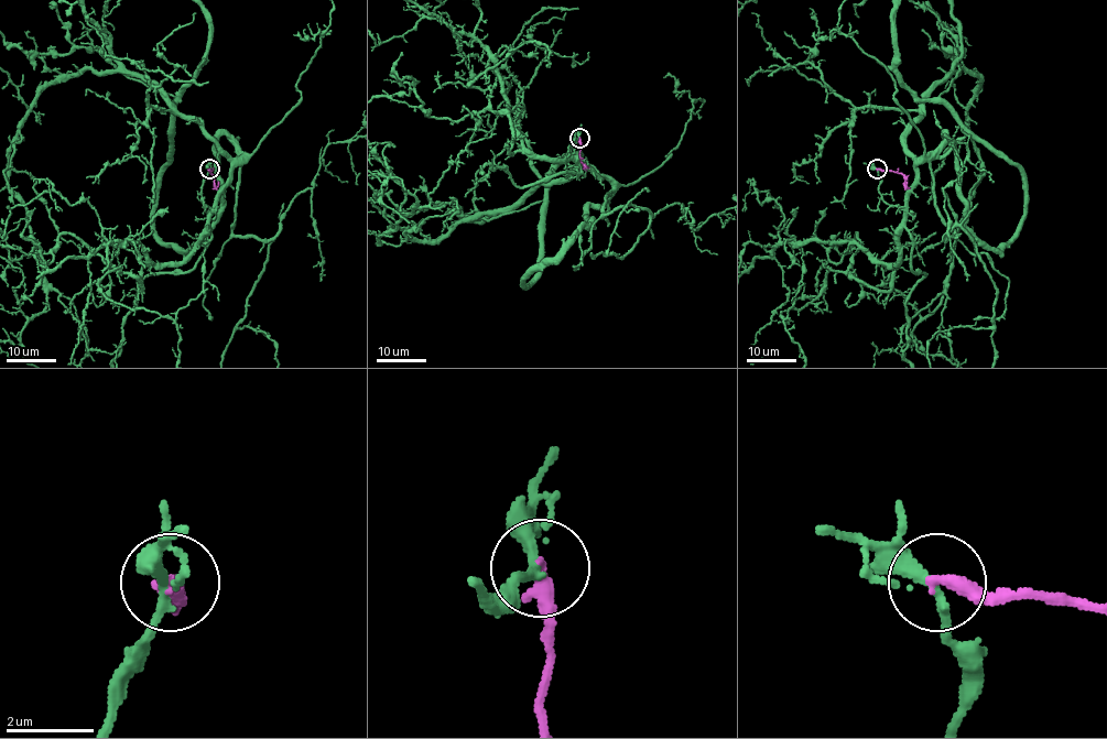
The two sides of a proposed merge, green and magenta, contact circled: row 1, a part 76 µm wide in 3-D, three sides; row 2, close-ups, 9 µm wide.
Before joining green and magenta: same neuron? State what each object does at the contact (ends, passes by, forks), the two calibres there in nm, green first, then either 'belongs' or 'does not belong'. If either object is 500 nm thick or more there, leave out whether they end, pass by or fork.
green passes by; magenta ends; calibres 240 and 360 nm; does not belong

